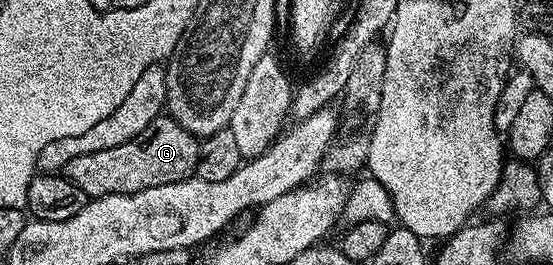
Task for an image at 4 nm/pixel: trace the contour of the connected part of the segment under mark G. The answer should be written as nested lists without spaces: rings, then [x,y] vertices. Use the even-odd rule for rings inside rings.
[[[159,116],[139,136],[127,140],[127,144],[119,144],[119,148],[103,148],[103,152],[86,152],[84,156],[75,156],[64,168],[64,175],[70,178],[76,186],[83,188],[86,199],[102,198],[112,194],[134,194],[143,192],[143,188],[159,188],[159,184],[175,184],[194,177],[197,169],[198,139],[173,118]]]

